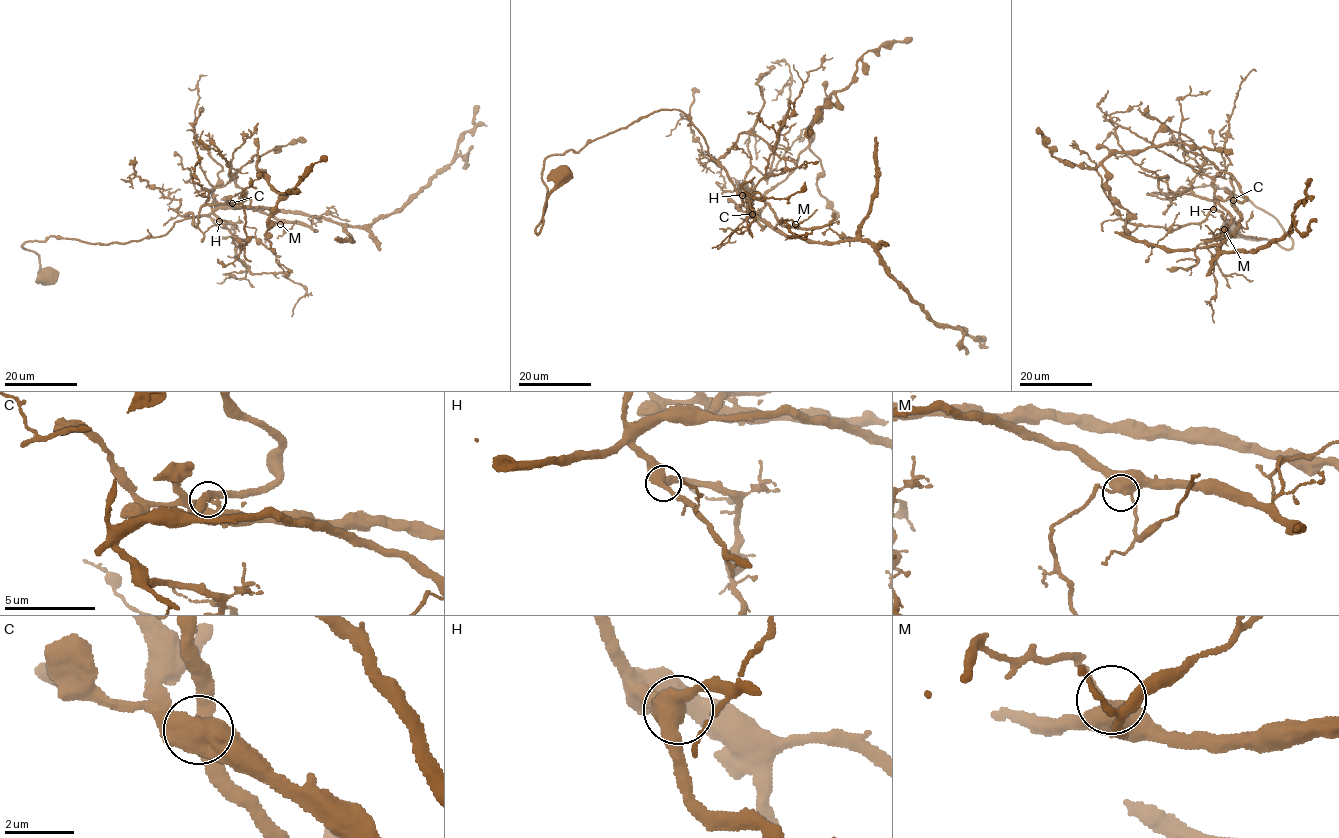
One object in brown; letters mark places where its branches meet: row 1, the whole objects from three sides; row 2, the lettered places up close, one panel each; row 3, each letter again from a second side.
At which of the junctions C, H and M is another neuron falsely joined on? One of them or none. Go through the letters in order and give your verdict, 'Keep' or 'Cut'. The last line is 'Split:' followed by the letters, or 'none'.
C: Cut
H: Keep
M: Keep
Split: C

